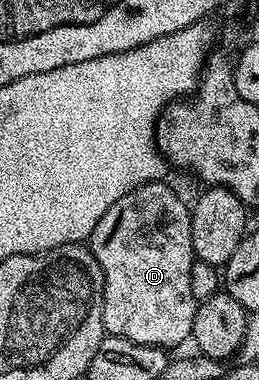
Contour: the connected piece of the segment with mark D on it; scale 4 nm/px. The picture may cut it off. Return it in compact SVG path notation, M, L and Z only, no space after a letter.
M165 181L145 183L142 187L136 187L131 193L119 197L119 201L115 201L111 205L111 209L107 209L107 213L103 213L99 225L95 225L95 229L87 240L87 246L103 269L103 325L109 335L118 335L120 339L135 341L139 345L151 345L152 347L164 347L166 349L172 349L176 343L181 343L184 339L186 342L192 336L193 318L197 312L199 301L191 293L191 265L195 258L193 242L191 241L191 207L188 202L185 204L165 184Z

